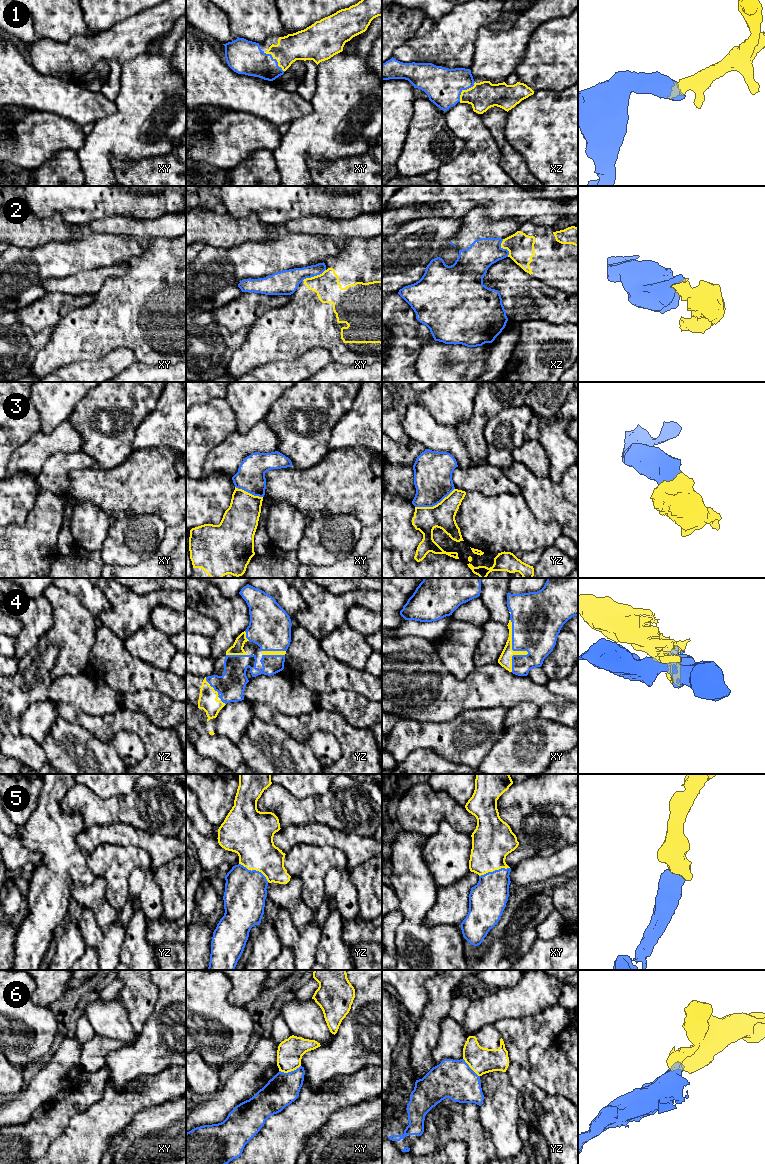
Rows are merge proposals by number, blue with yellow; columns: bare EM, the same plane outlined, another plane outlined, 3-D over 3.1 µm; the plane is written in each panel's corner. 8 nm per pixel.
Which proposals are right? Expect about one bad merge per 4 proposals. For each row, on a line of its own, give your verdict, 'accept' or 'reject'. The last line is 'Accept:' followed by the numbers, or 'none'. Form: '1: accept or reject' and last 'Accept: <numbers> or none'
1: accept
2: reject
3: reject
4: accept
5: accept
6: reject
Accept: 1, 4, 5

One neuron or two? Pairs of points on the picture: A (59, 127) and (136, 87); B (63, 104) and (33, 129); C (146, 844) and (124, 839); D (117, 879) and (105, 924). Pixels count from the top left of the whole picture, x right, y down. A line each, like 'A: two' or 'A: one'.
A: two
B: two
C: one
D: two

